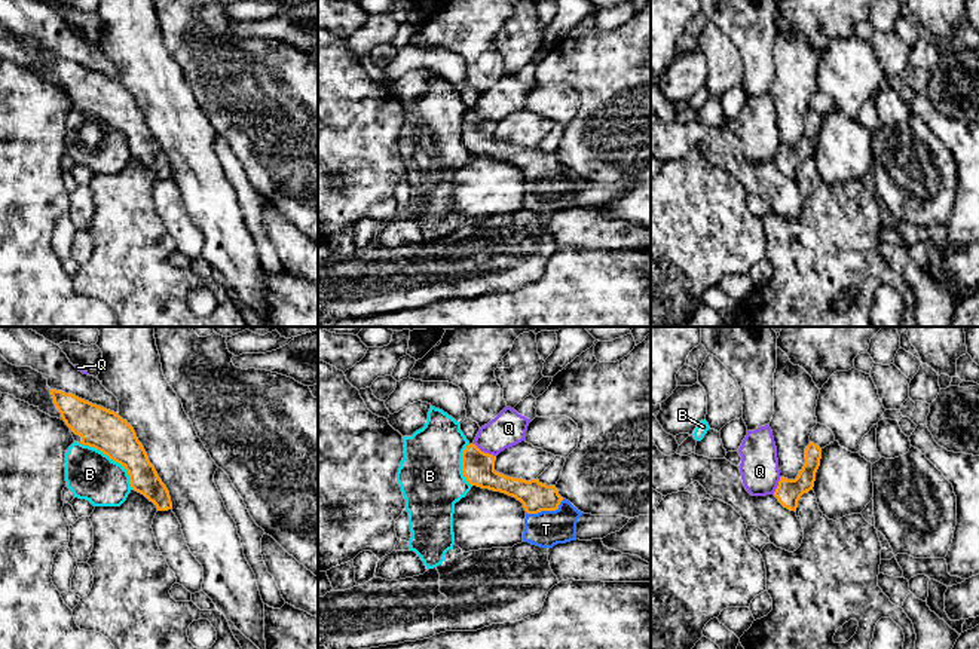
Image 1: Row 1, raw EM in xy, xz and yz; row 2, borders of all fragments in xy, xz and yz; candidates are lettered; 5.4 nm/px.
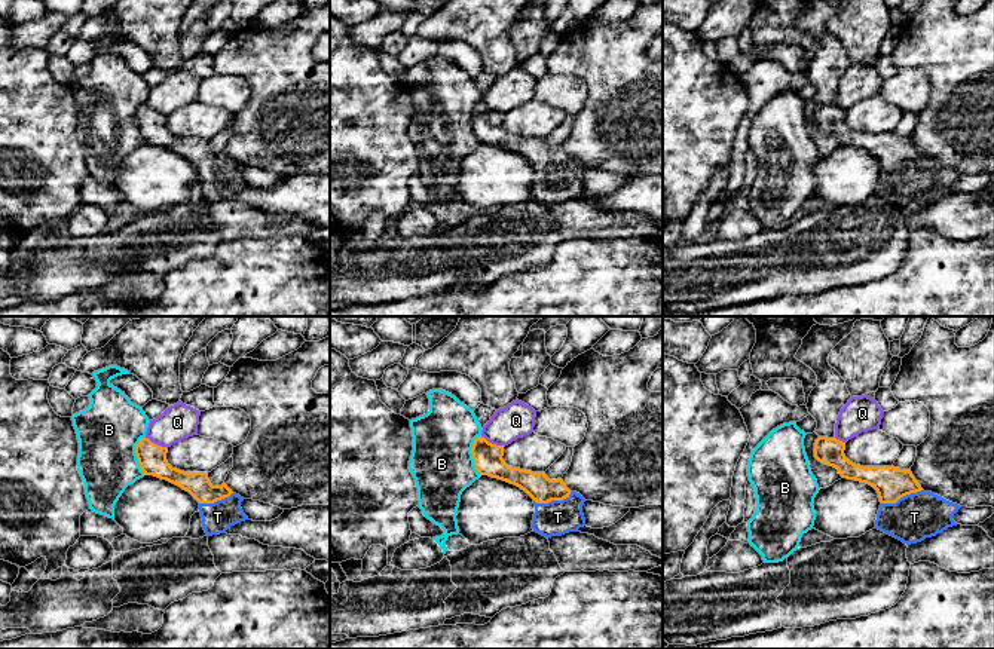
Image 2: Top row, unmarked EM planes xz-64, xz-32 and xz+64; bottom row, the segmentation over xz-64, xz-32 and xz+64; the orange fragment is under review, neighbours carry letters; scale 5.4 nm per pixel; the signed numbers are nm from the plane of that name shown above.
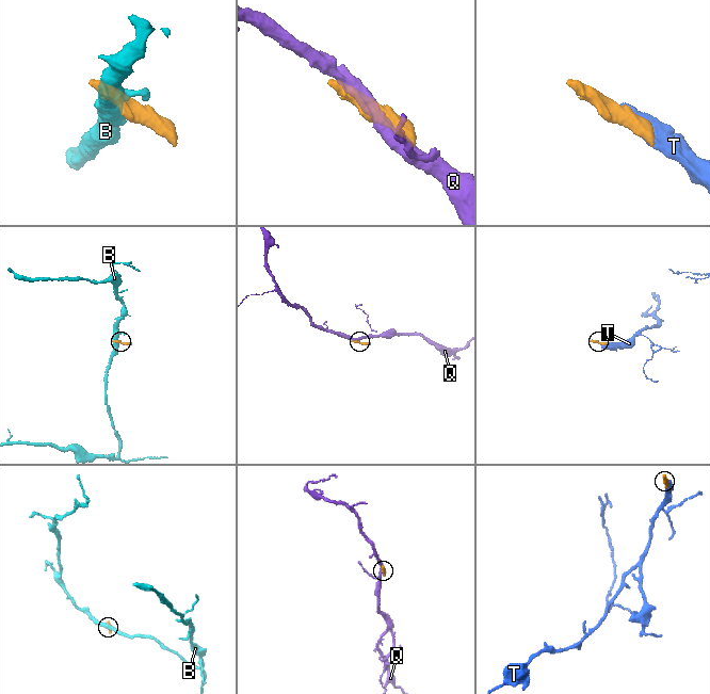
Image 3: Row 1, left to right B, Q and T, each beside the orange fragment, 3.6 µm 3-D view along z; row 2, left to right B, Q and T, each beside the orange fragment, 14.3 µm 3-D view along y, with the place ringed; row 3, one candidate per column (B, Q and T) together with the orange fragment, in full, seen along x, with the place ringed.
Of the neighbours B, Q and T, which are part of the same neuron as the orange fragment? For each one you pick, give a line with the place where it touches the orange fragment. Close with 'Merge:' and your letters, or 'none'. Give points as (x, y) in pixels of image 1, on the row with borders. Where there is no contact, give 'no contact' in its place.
T: meets orange in xz at (545, 510)
Merge: T

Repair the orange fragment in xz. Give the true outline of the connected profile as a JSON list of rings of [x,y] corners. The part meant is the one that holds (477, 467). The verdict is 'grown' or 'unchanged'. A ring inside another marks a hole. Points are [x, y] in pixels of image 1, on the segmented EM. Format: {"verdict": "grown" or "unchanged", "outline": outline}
{"verdict": "grown", "outline": [[[468,444],[462,453],[462,474],[471,486],[515,498],[526,511],[523,541],[541,548],[576,541],[576,523],[584,514],[563,499],[556,486],[507,477],[495,471],[496,456]]]}

